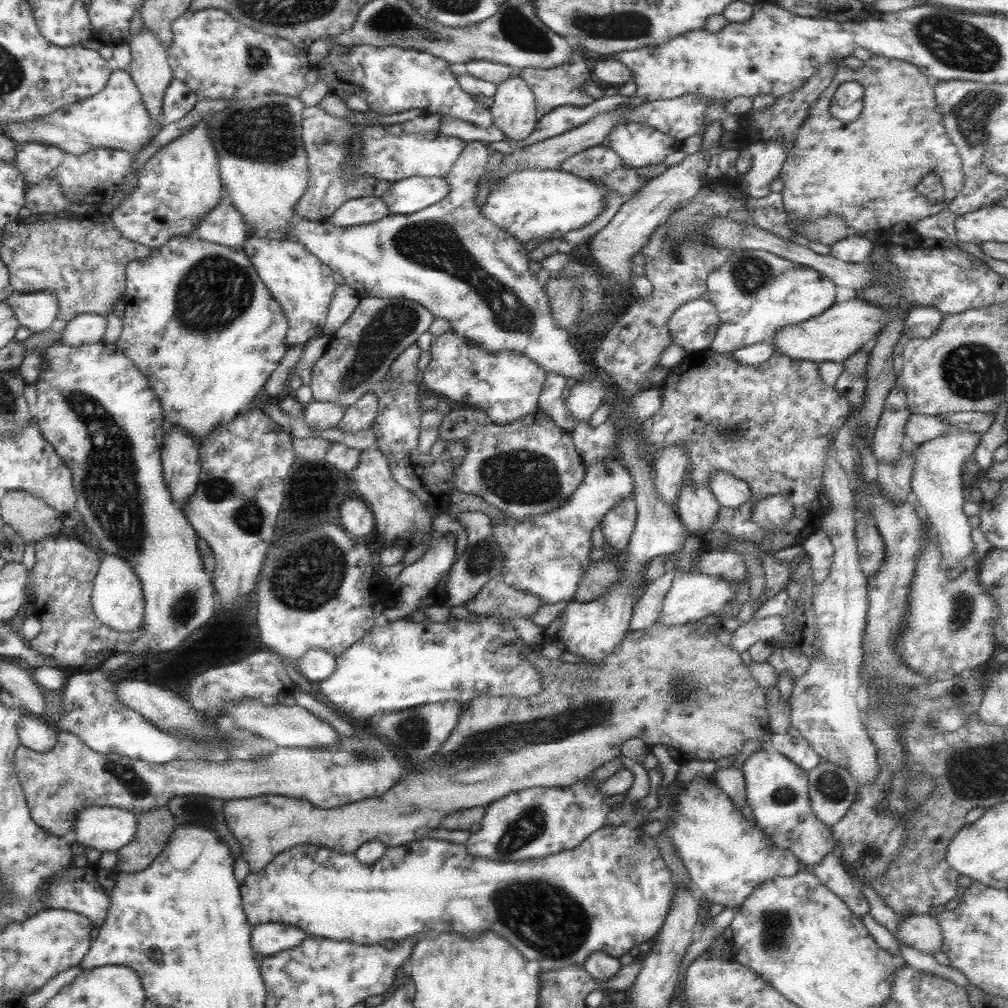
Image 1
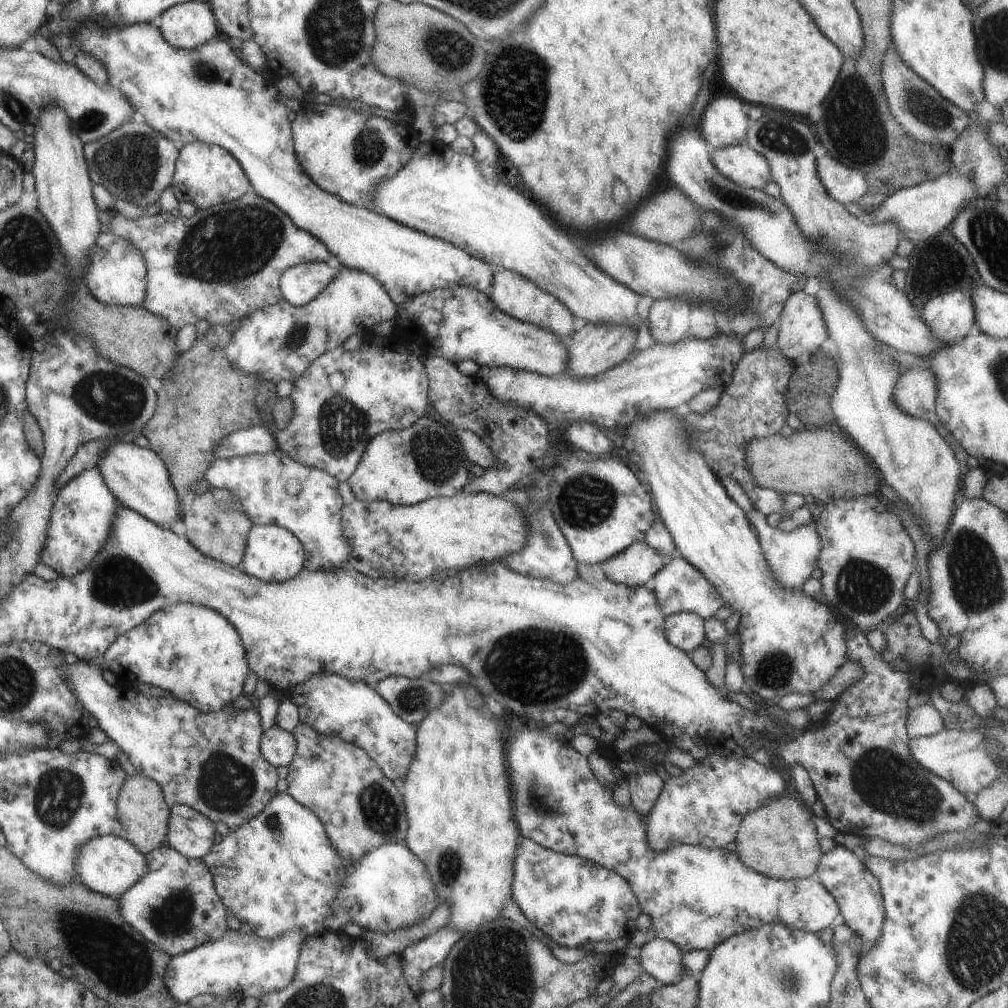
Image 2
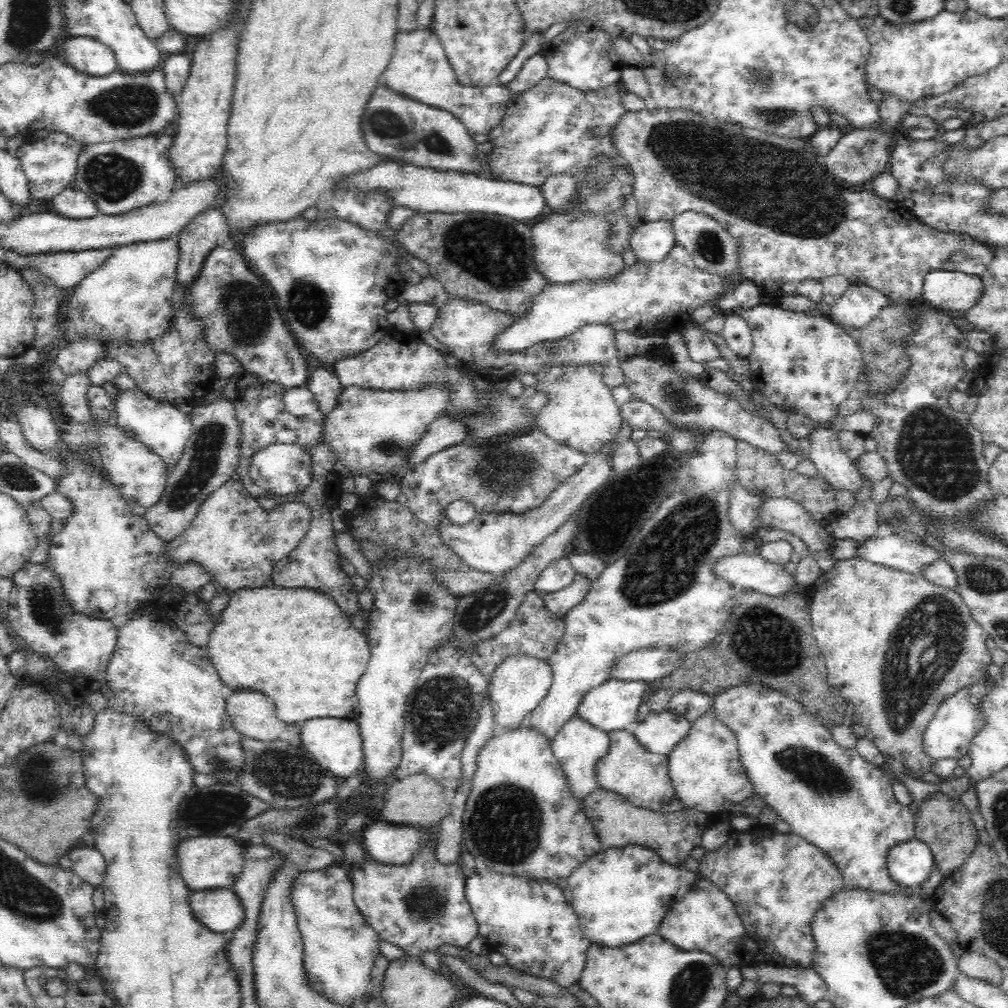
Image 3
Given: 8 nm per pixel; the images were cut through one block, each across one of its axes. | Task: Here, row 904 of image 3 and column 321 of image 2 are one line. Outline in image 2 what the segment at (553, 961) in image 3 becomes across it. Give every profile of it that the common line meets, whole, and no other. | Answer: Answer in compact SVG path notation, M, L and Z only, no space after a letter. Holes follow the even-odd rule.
M277 448L266 453L253 453L226 459L213 458L202 478L207 481L209 487L223 487L232 492L232 495L239 499L241 510L254 525L277 525L294 534L305 553L303 569L308 571L329 570L342 567L348 561L350 546L348 540L343 536L340 524L340 510L344 503L337 493L338 482L330 474L321 469L298 463ZM287 482L298 482L299 492L287 493L285 490Z

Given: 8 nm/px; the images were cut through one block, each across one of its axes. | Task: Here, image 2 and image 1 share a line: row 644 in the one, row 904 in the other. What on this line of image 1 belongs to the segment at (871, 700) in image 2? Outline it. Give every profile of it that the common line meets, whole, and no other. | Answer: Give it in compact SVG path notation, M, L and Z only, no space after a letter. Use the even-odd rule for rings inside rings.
M832 852L826 854L811 868L811 872L819 879L819 883L843 901L855 916L861 918L868 914L867 893L861 890L855 879L845 870L838 855Z

